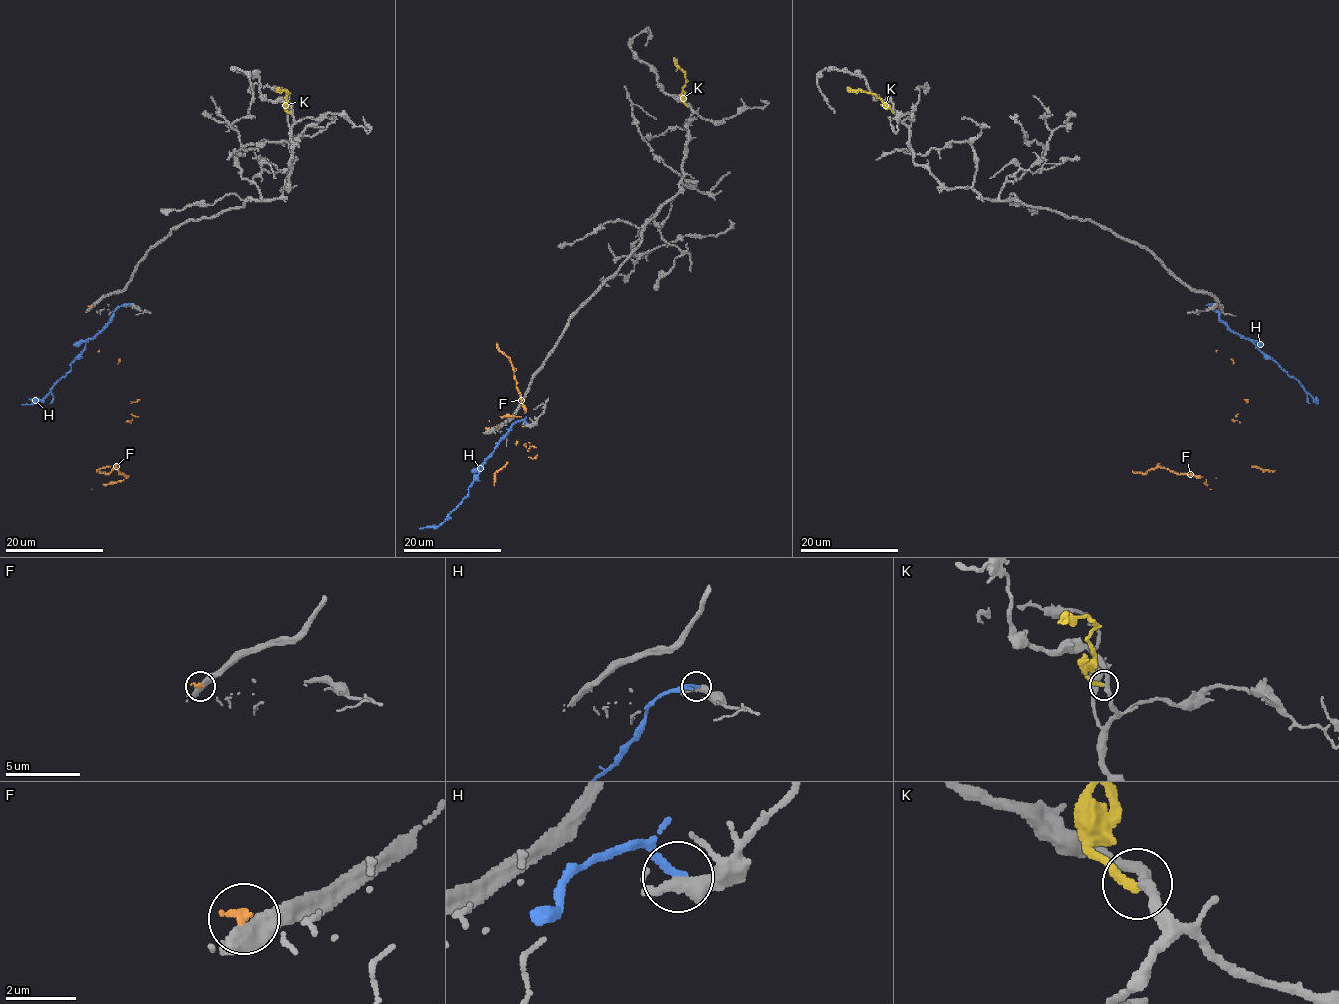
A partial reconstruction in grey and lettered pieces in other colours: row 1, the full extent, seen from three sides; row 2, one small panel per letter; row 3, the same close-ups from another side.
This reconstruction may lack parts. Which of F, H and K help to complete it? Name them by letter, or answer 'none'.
none

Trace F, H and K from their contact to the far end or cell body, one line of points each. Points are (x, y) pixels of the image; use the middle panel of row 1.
F: (488, 429), (516, 441), (528, 457), (525, 405), (511, 361), (496, 343)
H: (527, 424), (522, 420), (516, 421), (498, 442), (468, 488), (468, 494), (442, 522), (419, 528)
K: (688, 105), (683, 102), (684, 72), (674, 58)

